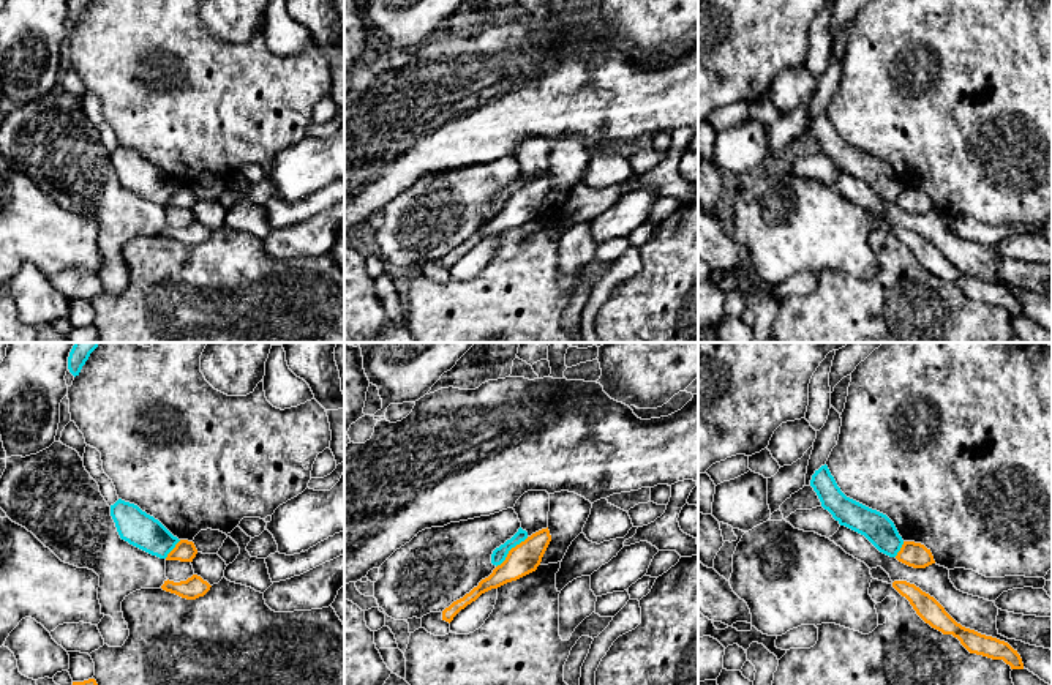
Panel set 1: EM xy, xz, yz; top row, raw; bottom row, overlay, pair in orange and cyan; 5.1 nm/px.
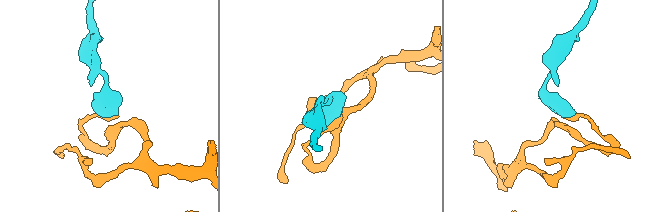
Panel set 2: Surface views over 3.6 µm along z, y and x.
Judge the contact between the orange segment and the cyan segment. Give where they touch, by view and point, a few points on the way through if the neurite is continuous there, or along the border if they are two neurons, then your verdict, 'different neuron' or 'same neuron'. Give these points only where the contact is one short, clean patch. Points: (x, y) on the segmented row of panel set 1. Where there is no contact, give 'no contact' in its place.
meets orange in xz at (510, 550); border along xz (528, 537), (517, 543), (496, 567); different neuron

